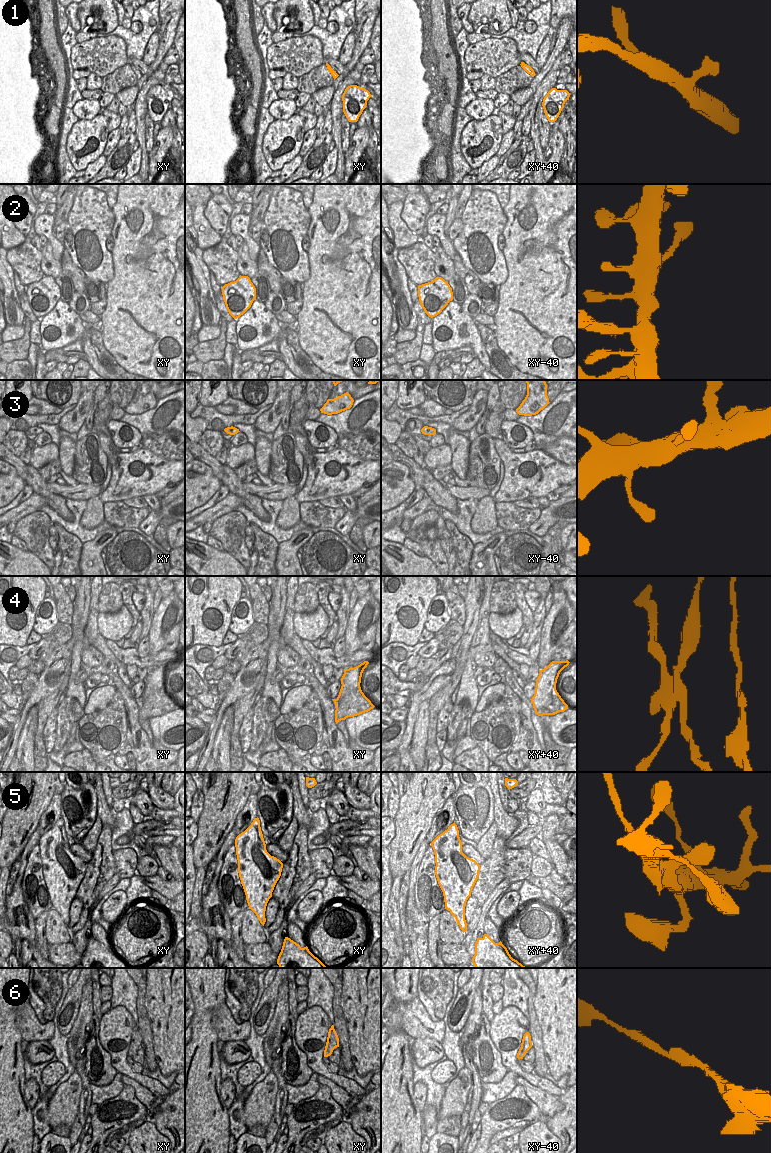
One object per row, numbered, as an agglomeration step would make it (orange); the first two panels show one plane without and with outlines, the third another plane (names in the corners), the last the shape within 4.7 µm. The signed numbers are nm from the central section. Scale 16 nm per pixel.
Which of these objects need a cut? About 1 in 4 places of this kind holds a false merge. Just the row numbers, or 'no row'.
4

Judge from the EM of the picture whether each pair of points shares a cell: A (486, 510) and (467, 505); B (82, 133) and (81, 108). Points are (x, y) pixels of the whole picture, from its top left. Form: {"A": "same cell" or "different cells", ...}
{"A": "different cells", "B": "different cells"}

